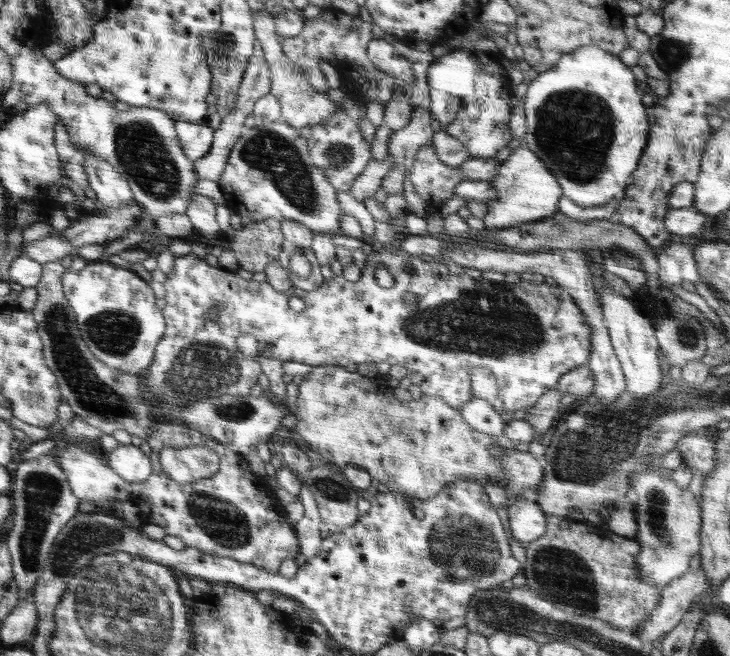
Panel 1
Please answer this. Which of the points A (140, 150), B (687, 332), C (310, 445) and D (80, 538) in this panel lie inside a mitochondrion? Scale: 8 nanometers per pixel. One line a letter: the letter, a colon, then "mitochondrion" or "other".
A: mitochondrion
B: mitochondrion
C: other
D: mitochondrion

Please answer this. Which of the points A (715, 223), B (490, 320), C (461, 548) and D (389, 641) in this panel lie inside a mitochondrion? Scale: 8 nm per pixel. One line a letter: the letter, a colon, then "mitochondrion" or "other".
A: other
B: mitochondrion
C: mitochondrion
D: other

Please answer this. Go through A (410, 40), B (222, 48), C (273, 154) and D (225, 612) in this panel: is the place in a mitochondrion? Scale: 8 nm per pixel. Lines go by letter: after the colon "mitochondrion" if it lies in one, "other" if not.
A: other
B: mitochondrion
C: mitochondrion
D: other

